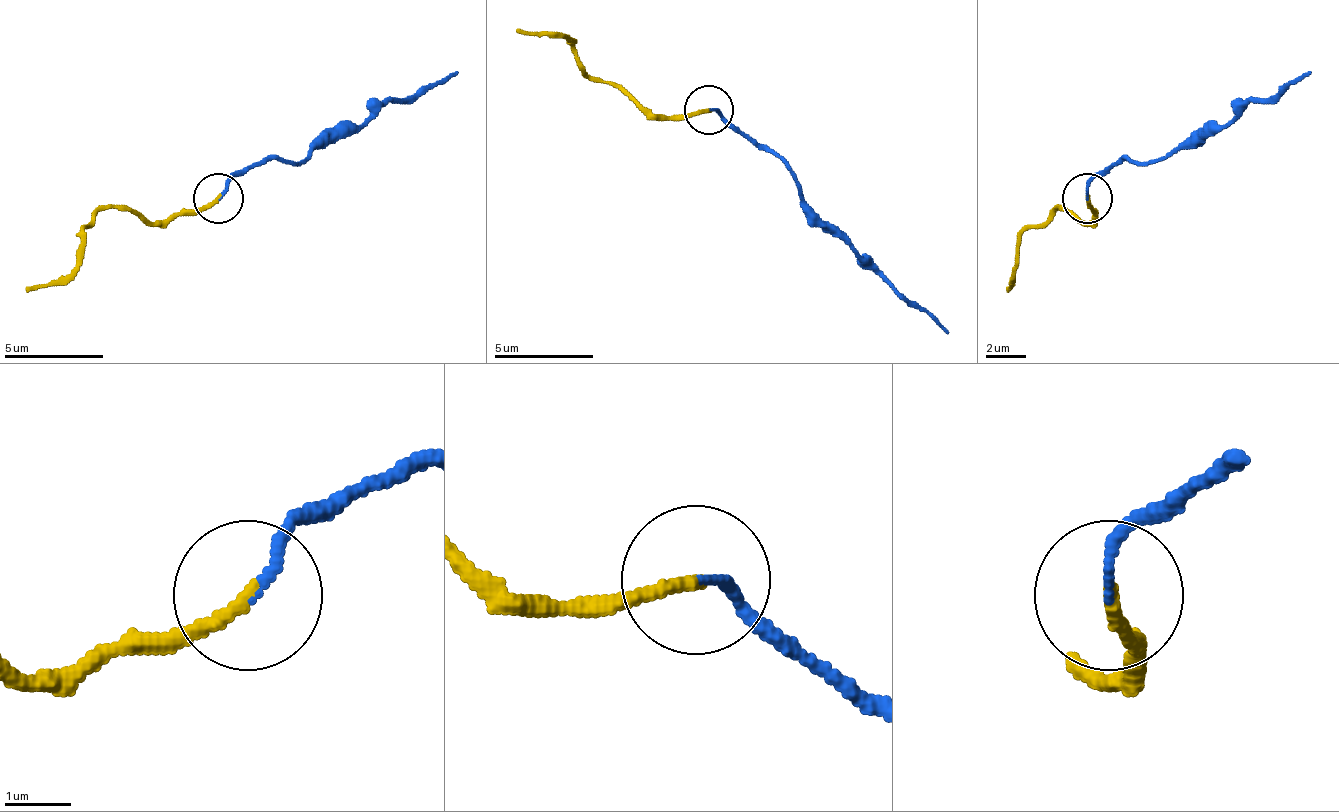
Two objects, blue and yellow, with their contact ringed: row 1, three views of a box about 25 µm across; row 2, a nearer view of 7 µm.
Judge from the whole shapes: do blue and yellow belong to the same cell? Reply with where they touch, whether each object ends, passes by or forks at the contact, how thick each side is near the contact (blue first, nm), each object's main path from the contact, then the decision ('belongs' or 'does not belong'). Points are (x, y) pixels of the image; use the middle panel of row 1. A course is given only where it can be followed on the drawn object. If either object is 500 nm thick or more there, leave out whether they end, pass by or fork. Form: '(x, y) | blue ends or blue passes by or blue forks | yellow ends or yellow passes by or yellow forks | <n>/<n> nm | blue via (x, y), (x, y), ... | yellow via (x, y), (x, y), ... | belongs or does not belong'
(708, 109) | blue ends | yellow ends | 140/200 nm | blue via (710, 108), (764, 143), (789, 173), (814, 213), (948, 332) | yellow via (710, 108), (690, 118), (645, 113), (590, 78), (565, 38), (516, 29) | belongs

